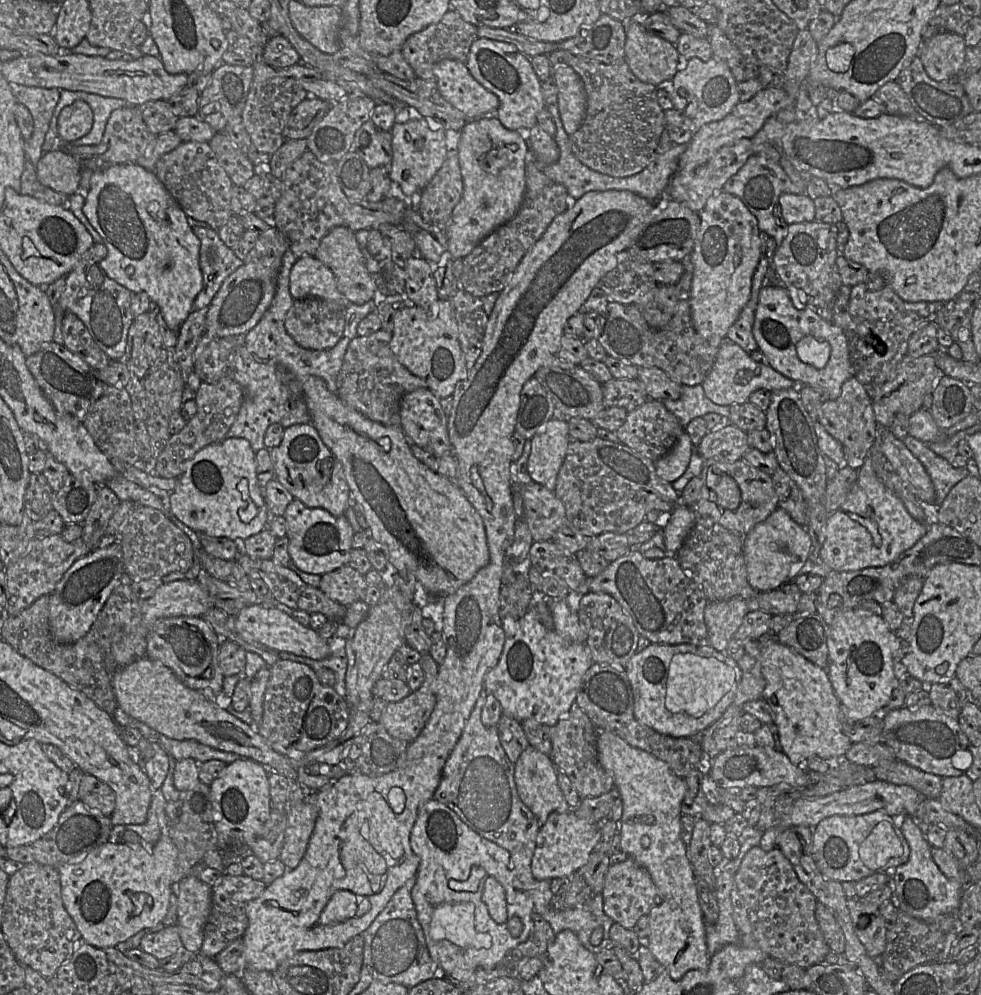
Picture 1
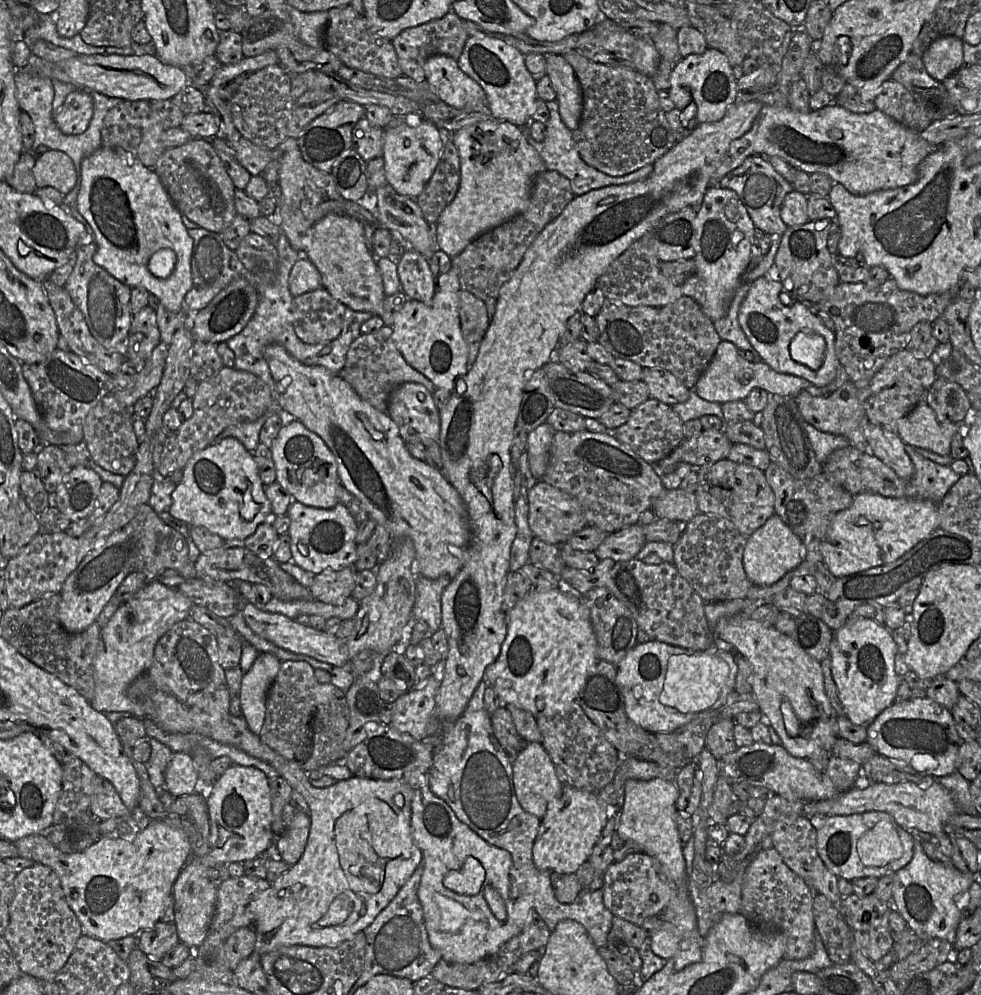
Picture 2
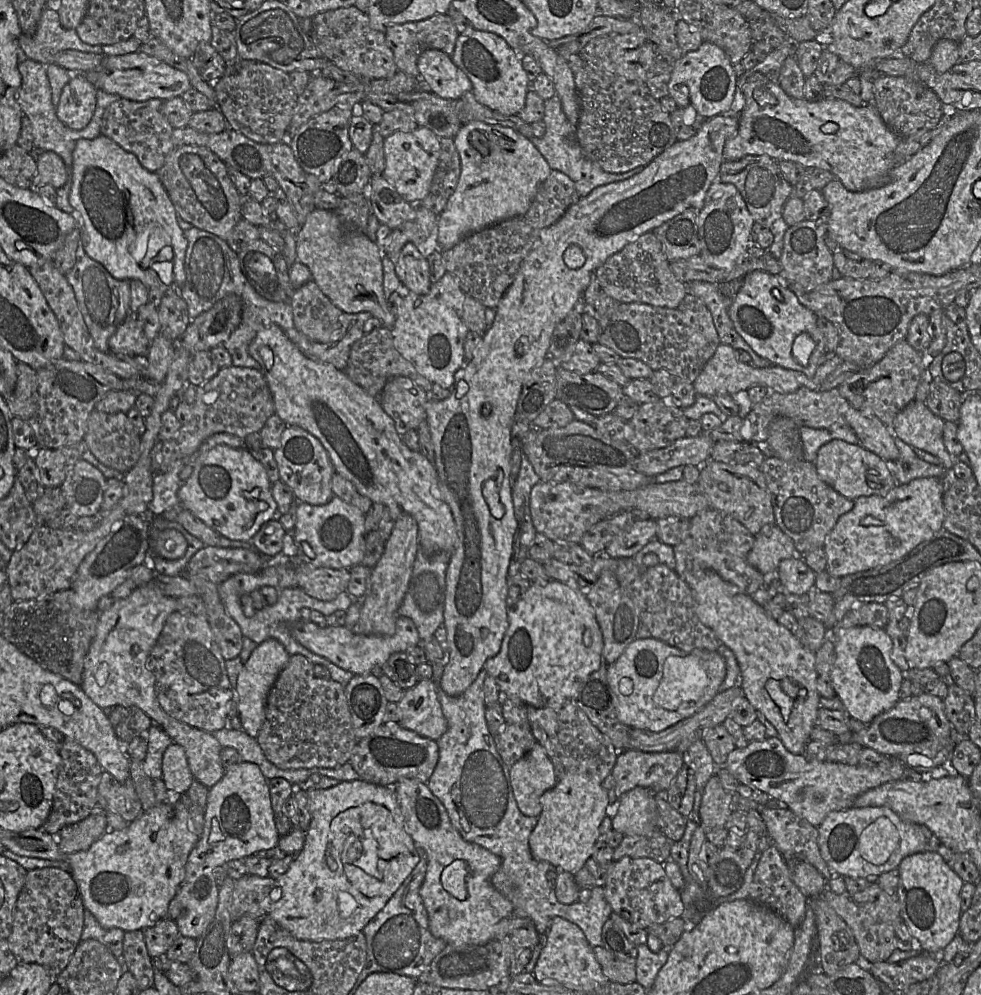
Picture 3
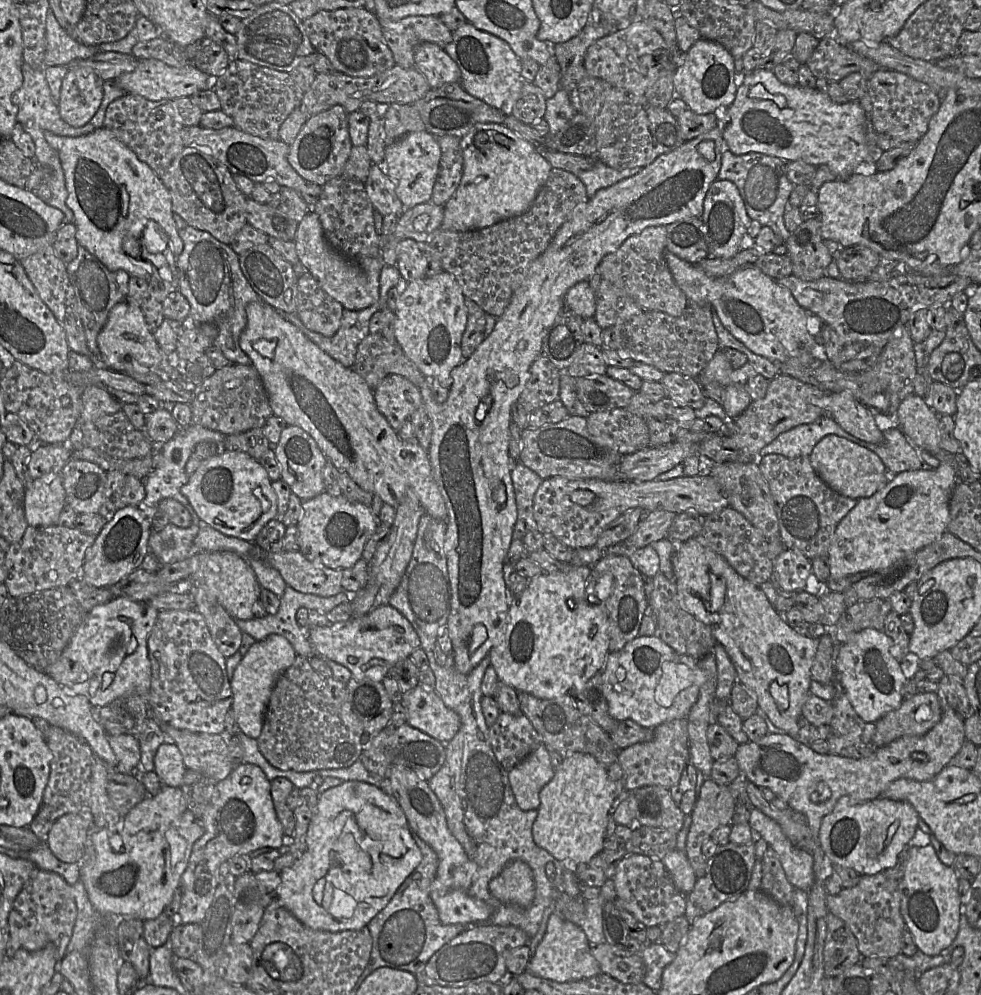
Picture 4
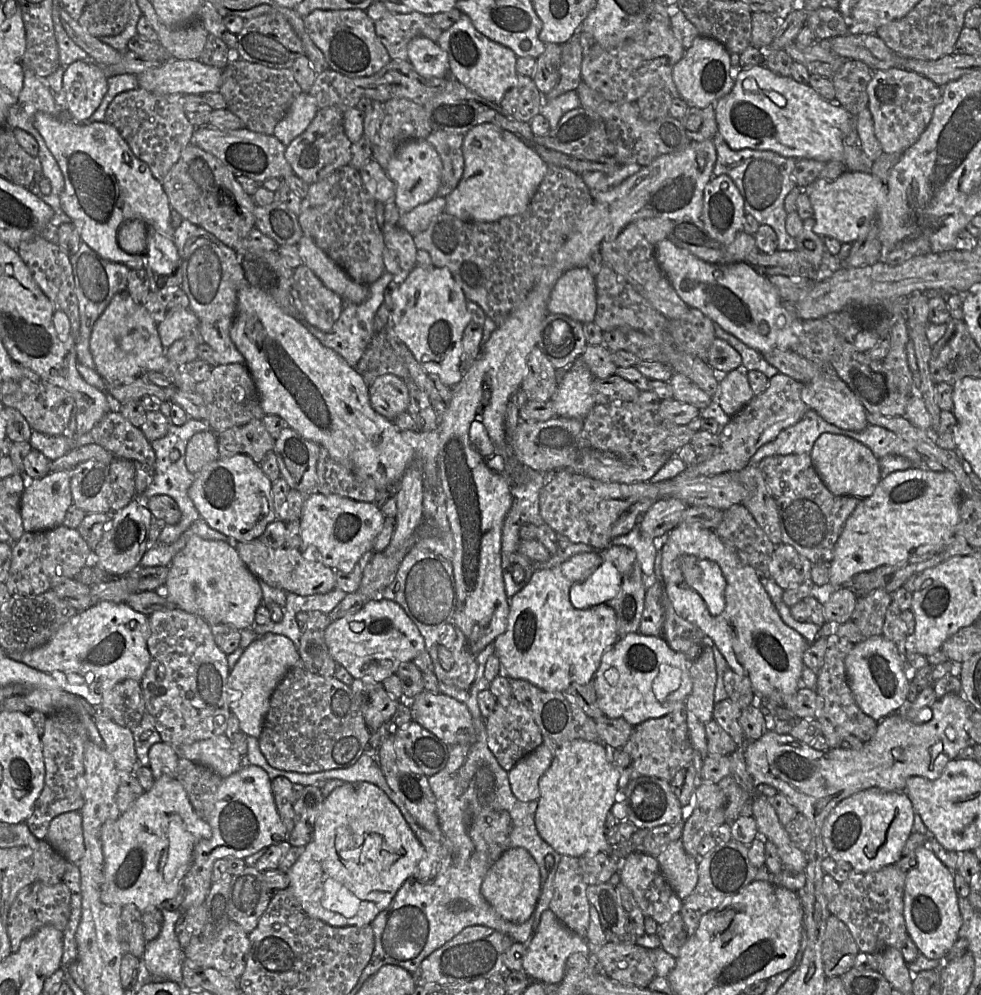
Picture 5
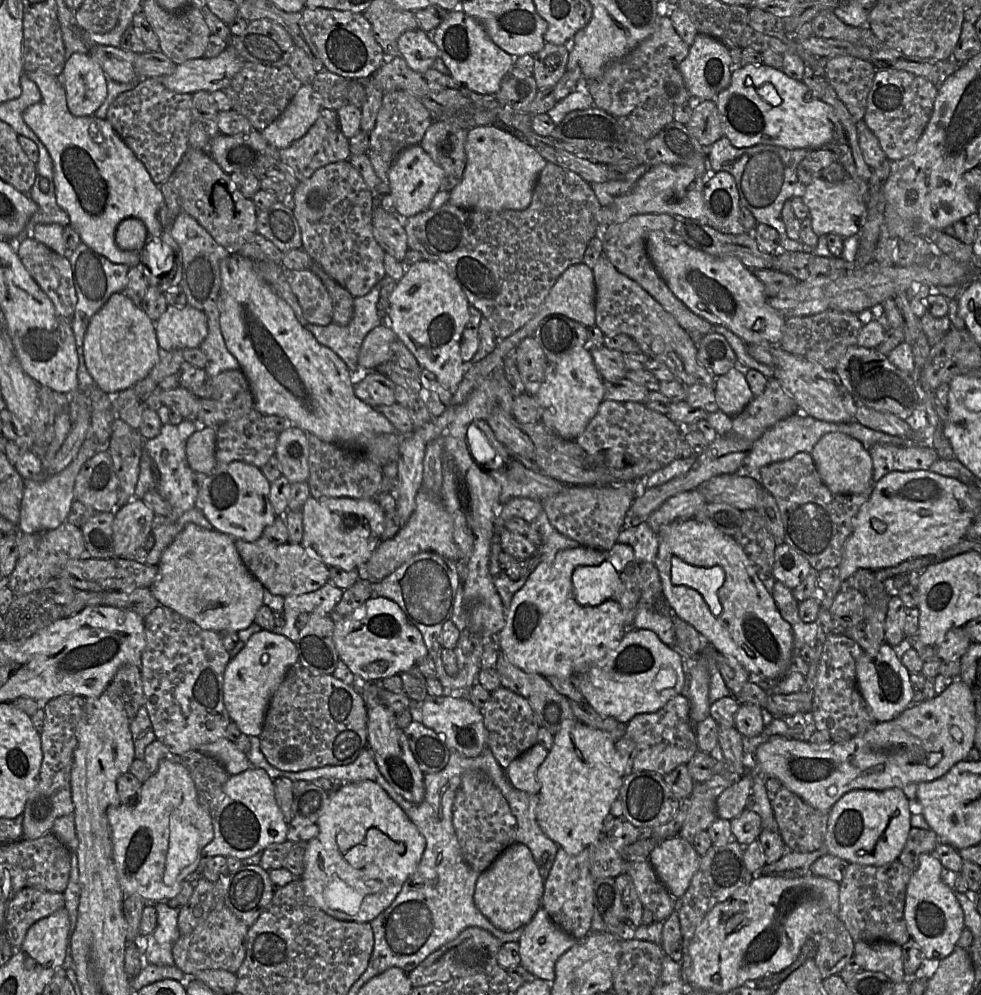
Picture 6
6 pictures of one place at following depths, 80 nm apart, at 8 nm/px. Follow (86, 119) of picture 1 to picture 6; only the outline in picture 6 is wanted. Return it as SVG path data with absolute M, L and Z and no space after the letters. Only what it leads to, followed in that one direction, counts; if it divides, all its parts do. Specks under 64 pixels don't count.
M74 53L67 59L61 79L73 116L94 115L107 97L106 75L89 54Z

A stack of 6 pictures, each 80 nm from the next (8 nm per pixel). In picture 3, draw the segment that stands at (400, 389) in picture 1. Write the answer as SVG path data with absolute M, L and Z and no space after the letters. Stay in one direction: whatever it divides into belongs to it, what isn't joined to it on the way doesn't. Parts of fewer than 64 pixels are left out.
M384 327L365 334L353 344L344 372L355 384L360 386L370 396L377 399L387 381L395 376L403 376L411 379L427 393L431 391L433 385L424 376L419 374L413 365L398 352L394 346L392 329Z

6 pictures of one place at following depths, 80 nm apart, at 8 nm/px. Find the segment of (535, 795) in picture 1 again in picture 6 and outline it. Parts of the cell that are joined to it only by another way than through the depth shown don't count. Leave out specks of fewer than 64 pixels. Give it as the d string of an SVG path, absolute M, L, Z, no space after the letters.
M537 743L513 760L506 769L510 783L517 790L539 795L541 783L537 778L537 773L548 753L549 750Z

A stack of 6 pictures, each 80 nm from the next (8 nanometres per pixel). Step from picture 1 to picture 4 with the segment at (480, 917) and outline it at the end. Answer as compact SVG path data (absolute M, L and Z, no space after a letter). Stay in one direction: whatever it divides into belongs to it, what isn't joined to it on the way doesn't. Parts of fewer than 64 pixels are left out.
M394 765L388 771L392 796L402 809L411 831L425 841L438 856L436 876L430 887L431 899L443 924L474 926L485 922L492 914L486 902L468 894L478 865L469 858L461 843L450 832L443 807L435 793L414 770Z

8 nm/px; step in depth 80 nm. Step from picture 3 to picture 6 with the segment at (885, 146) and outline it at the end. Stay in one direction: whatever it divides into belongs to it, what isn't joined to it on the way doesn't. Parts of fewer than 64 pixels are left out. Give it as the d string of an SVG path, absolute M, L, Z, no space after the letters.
M763 63L748 64L733 72L729 86L719 92L714 102L723 135L736 148L769 144L787 149L815 150L834 140L832 108L821 99L814 98L802 81Z

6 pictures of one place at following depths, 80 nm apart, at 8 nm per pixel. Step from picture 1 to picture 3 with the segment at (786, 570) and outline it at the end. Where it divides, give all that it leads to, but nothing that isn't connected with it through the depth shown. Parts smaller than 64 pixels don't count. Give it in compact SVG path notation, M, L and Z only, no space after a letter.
M775 524L765 525L756 535L747 560L763 575L775 572L782 560L800 556L793 540Z

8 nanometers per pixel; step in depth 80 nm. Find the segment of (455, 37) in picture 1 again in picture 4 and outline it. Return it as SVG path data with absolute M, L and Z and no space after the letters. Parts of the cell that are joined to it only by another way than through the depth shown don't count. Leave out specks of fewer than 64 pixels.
M408 16L400 20L379 19L384 40L393 53L397 65L415 68L415 49L426 42L445 48L453 39L453 32L439 16Z

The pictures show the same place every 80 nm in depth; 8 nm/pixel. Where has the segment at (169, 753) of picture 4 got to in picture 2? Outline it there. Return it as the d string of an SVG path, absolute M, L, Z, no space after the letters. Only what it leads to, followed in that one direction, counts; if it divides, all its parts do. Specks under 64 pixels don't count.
M183 752L173 753L165 770L165 790L174 797L195 792L199 776L193 758Z

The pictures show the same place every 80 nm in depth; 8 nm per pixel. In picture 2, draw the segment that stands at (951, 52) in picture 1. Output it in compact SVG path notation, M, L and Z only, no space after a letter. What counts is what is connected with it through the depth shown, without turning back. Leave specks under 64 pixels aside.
M952 35L932 41L921 56L930 76L943 82L960 69L964 65L963 43L963 39Z

